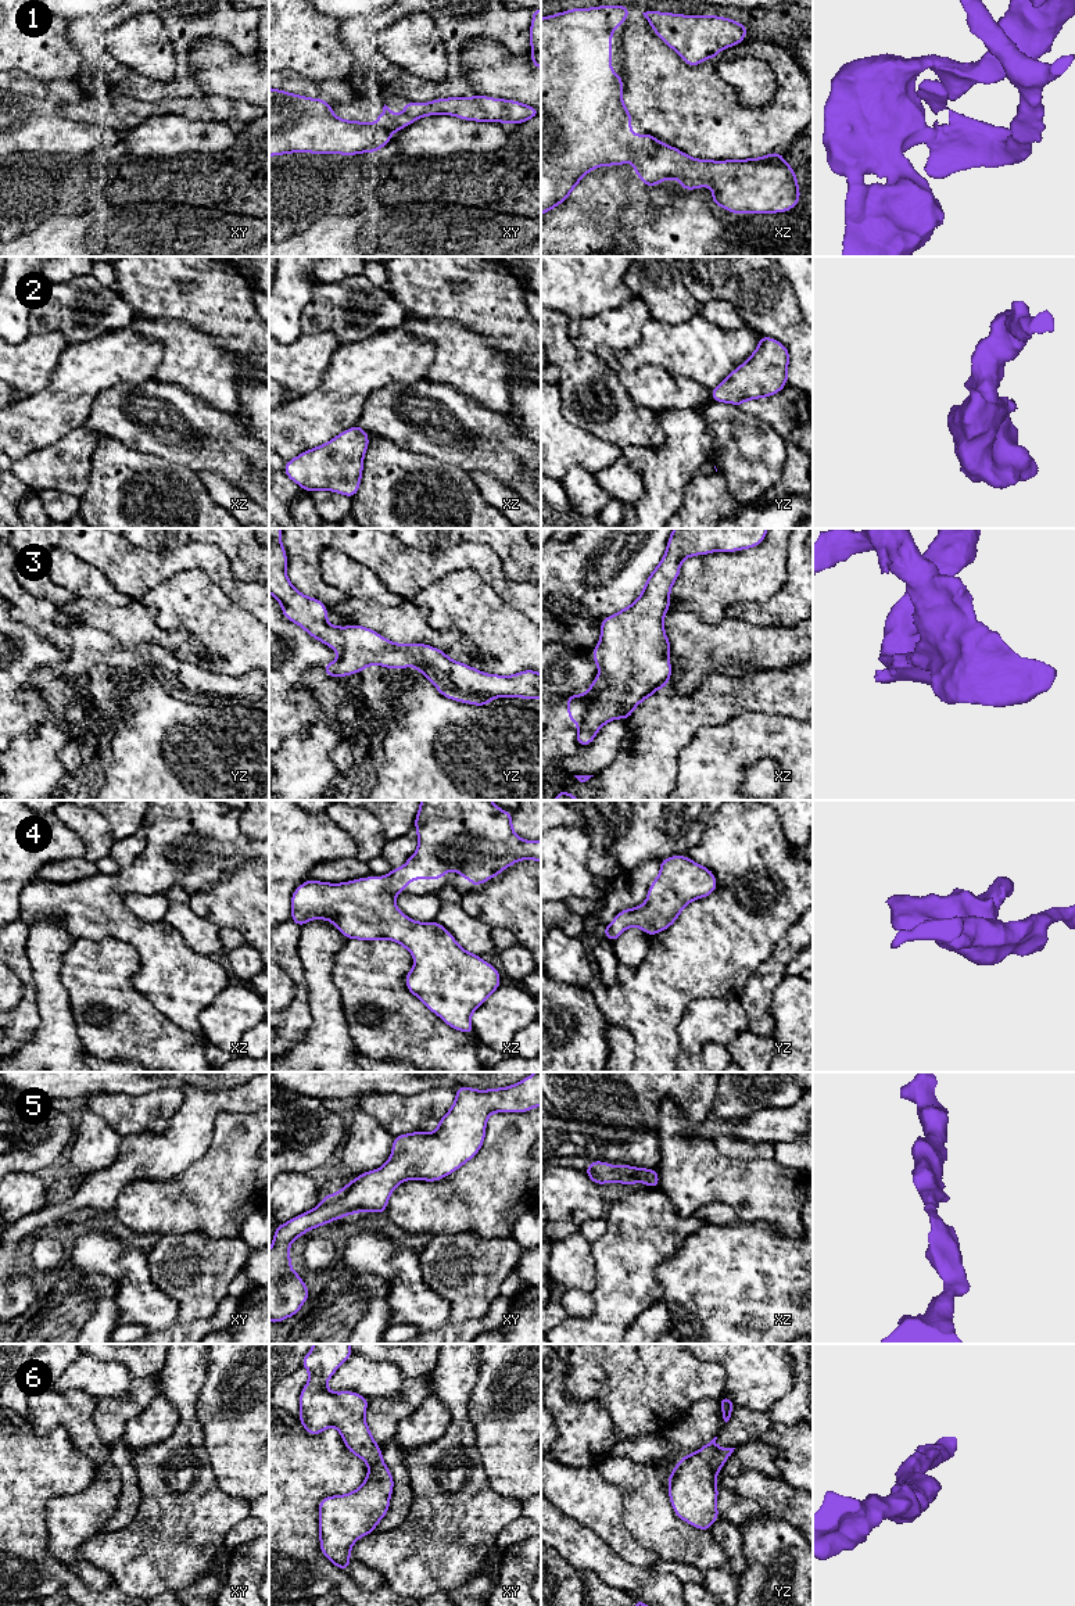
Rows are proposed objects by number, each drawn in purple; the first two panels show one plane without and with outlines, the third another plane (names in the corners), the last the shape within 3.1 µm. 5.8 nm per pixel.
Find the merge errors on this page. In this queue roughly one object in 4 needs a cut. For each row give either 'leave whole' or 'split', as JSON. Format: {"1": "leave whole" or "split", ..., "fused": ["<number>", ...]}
{"1": "split", "2": "leave whole", "3": "leave whole", "4": "leave whole", "5": "leave whole", "6": "leave whole", "fused": ["1"]}

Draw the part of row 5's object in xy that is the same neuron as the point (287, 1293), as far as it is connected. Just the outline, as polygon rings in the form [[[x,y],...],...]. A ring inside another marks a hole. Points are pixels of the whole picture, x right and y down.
[[[541,1072],[528,1075],[516,1085],[499,1089],[474,1090],[459,1086],[456,1098],[449,1111],[440,1119],[433,1133],[413,1132],[393,1139],[393,1150],[388,1161],[376,1171],[368,1171],[348,1182],[336,1194],[326,1194],[318,1207],[294,1216],[289,1222],[276,1226],[269,1250],[269,1322],[280,1323],[295,1316],[309,1297],[309,1290],[301,1276],[291,1269],[290,1244],[311,1229],[338,1220],[347,1215],[370,1211],[384,1215],[393,1190],[405,1180],[419,1179],[437,1182],[454,1173],[469,1162],[483,1146],[487,1119],[494,1112],[528,1112],[541,1105]]]

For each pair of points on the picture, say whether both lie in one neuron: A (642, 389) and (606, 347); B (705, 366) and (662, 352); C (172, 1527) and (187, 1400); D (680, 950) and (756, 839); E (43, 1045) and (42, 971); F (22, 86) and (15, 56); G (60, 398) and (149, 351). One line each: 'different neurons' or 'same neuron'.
A: same neuron
B: same neuron
C: same neuron
D: same neuron
E: same neuron
F: different neurons
G: same neuron

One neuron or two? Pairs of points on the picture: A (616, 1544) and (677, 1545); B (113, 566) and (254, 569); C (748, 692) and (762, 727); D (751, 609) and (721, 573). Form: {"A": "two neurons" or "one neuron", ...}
{"A": "two neurons", "B": "two neurons", "C": "two neurons", "D": "two neurons"}

